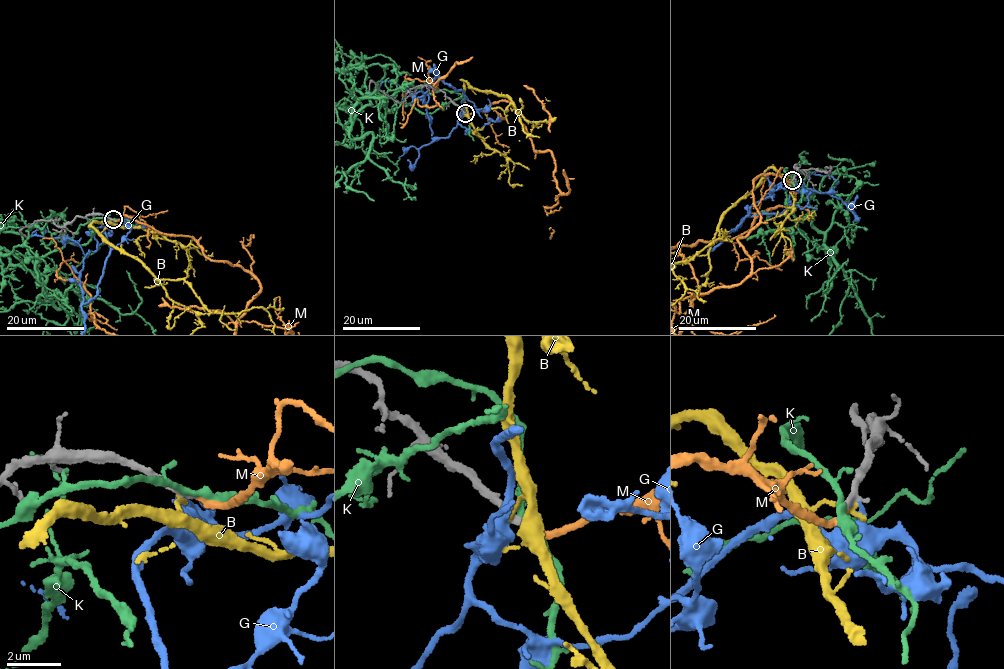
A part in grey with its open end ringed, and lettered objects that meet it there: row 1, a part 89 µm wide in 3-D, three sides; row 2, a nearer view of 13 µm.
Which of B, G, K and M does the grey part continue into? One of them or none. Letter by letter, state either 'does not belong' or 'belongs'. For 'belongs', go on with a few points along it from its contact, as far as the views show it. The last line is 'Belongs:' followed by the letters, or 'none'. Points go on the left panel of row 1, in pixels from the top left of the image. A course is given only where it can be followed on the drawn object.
B: does not belong
G: does not belong
K: does not belong
M: belongs
Belongs: M

